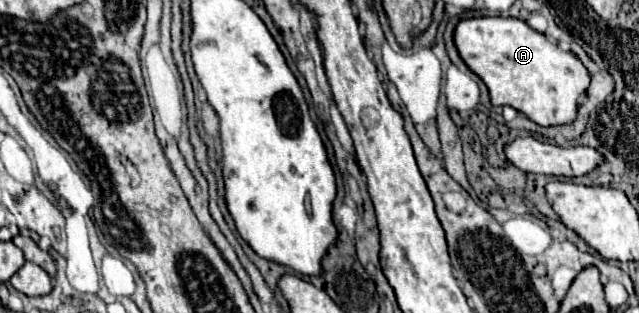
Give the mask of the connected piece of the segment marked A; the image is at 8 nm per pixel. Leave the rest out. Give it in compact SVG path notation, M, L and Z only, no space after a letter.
M514 17L460 19L454 29L454 45L472 73L488 87L494 107L510 105L542 127L564 125L576 119L578 97L586 93L590 75L578 57L562 51L554 41Z

